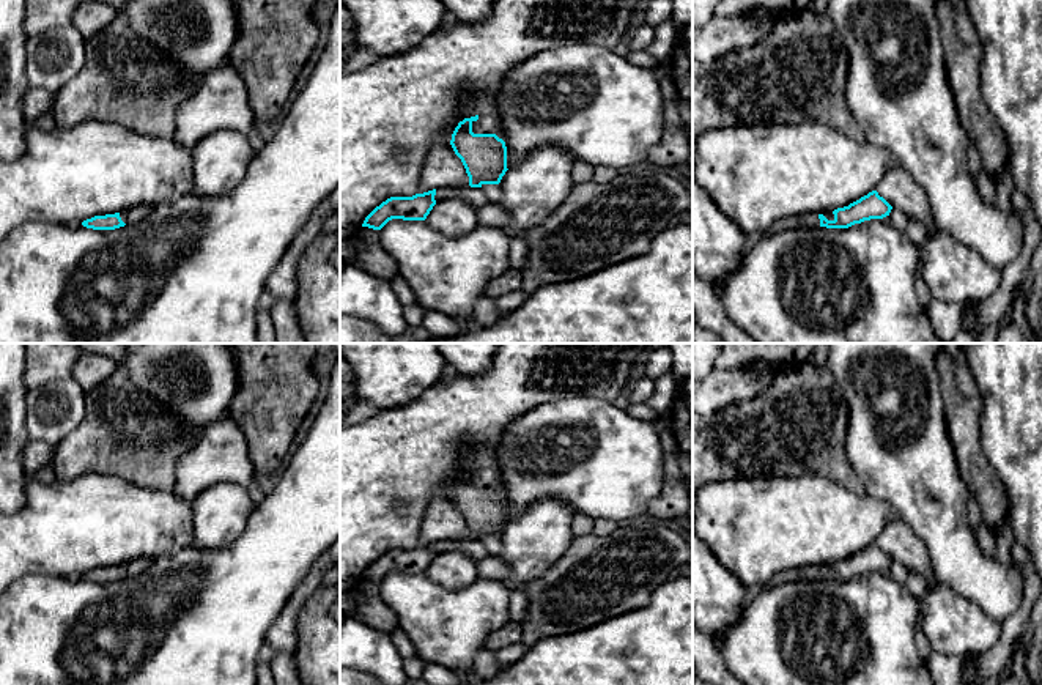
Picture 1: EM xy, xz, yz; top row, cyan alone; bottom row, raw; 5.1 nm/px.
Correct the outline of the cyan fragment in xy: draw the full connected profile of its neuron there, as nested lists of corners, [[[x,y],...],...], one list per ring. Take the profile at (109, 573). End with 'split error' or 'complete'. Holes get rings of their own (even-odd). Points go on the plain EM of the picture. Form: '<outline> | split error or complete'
[[[139,557],[123,565],[94,568],[91,572],[83,573],[82,578],[93,583],[115,583],[127,576],[137,576],[143,573],[151,564],[153,559]]] | split error

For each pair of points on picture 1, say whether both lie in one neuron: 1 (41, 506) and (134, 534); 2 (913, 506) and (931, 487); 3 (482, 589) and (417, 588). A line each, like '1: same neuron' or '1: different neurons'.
1: same neuron
2: same neuron
3: same neuron

